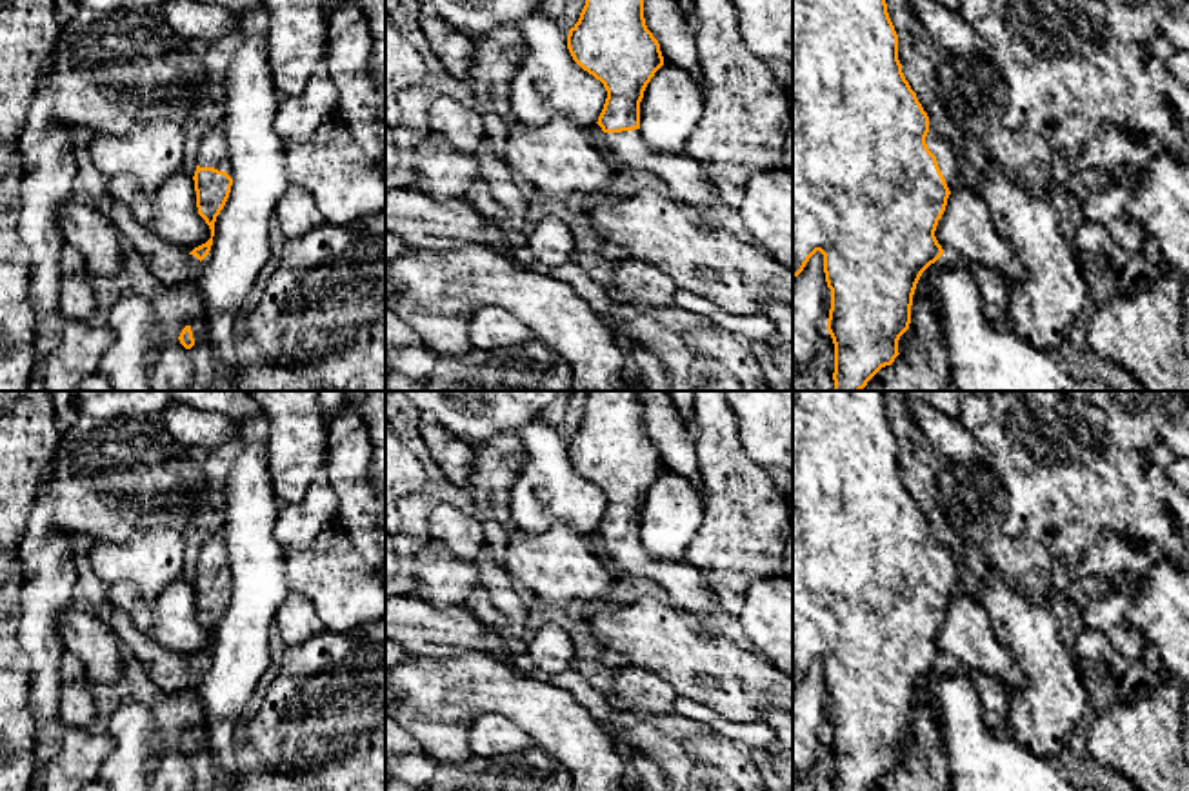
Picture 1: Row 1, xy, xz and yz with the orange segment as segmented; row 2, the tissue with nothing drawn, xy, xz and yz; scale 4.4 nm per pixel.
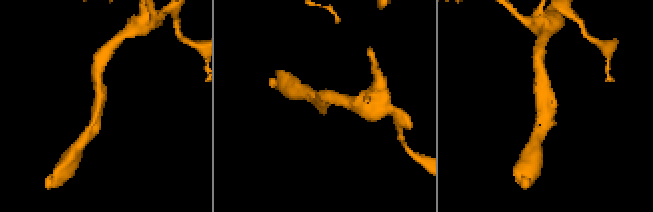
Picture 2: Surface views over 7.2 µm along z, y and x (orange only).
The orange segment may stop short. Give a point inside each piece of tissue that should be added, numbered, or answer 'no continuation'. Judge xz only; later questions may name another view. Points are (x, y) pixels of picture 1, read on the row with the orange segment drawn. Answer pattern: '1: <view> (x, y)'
1: xz (688, 182)

